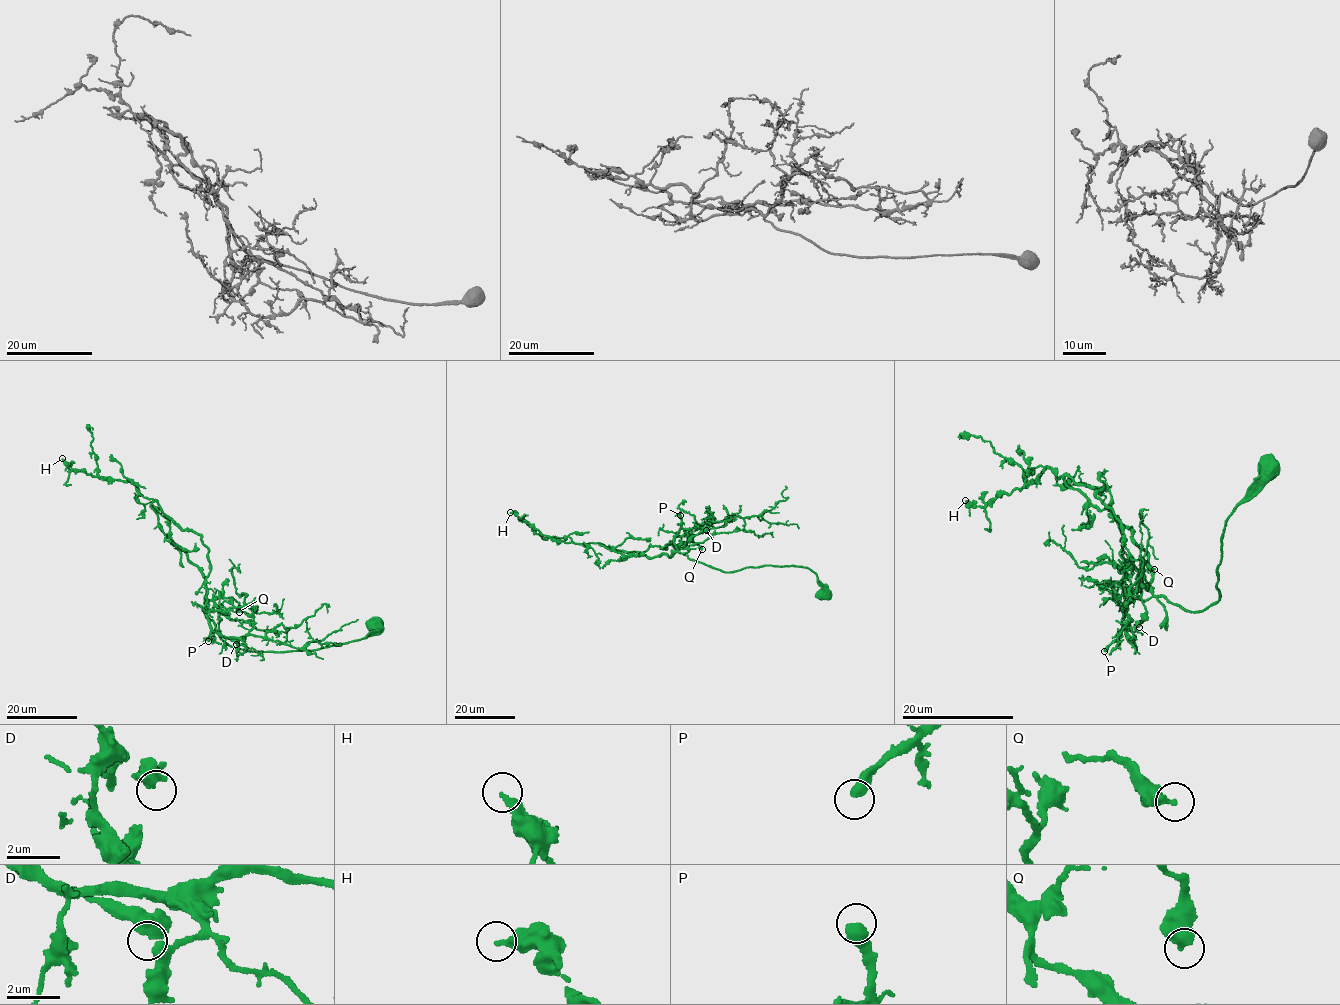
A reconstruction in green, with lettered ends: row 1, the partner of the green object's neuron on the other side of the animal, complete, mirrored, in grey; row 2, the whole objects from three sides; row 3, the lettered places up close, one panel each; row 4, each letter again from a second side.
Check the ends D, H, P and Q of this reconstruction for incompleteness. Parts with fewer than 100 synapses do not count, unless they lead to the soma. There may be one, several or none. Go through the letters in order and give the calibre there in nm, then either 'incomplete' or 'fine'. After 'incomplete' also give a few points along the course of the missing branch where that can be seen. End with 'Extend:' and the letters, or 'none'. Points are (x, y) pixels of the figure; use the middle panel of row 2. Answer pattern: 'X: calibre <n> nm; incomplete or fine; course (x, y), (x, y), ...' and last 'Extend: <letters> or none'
D: calibre 700 nm; fine
H: calibre 280 nm; fine
P: calibre 500 nm; incomplete; course (680, 515), (674, 509), (673, 496), (647, 501), (632, 491), (618, 501), (620, 508), (613, 507)
Q: calibre 440 nm; fine
Extend: P

